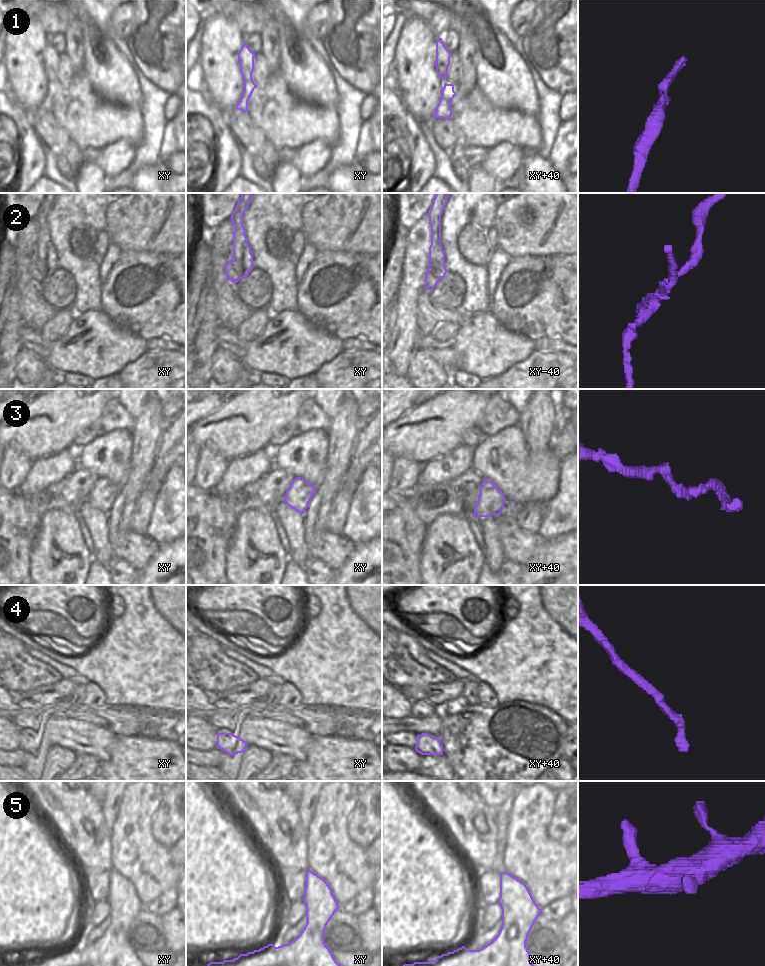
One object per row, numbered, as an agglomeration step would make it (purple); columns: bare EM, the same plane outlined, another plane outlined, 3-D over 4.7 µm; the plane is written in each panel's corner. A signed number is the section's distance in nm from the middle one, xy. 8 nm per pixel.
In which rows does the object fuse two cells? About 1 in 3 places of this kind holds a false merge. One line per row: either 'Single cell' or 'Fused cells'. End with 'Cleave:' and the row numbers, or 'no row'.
1: Single cell
2: Fused cells
3: Single cell
4: Single cell
5: Single cell
Cleave: 2

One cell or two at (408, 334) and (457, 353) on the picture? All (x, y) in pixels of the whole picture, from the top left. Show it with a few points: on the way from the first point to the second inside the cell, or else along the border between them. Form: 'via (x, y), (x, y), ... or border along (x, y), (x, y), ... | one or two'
border along (417, 328), (416, 347) | two

